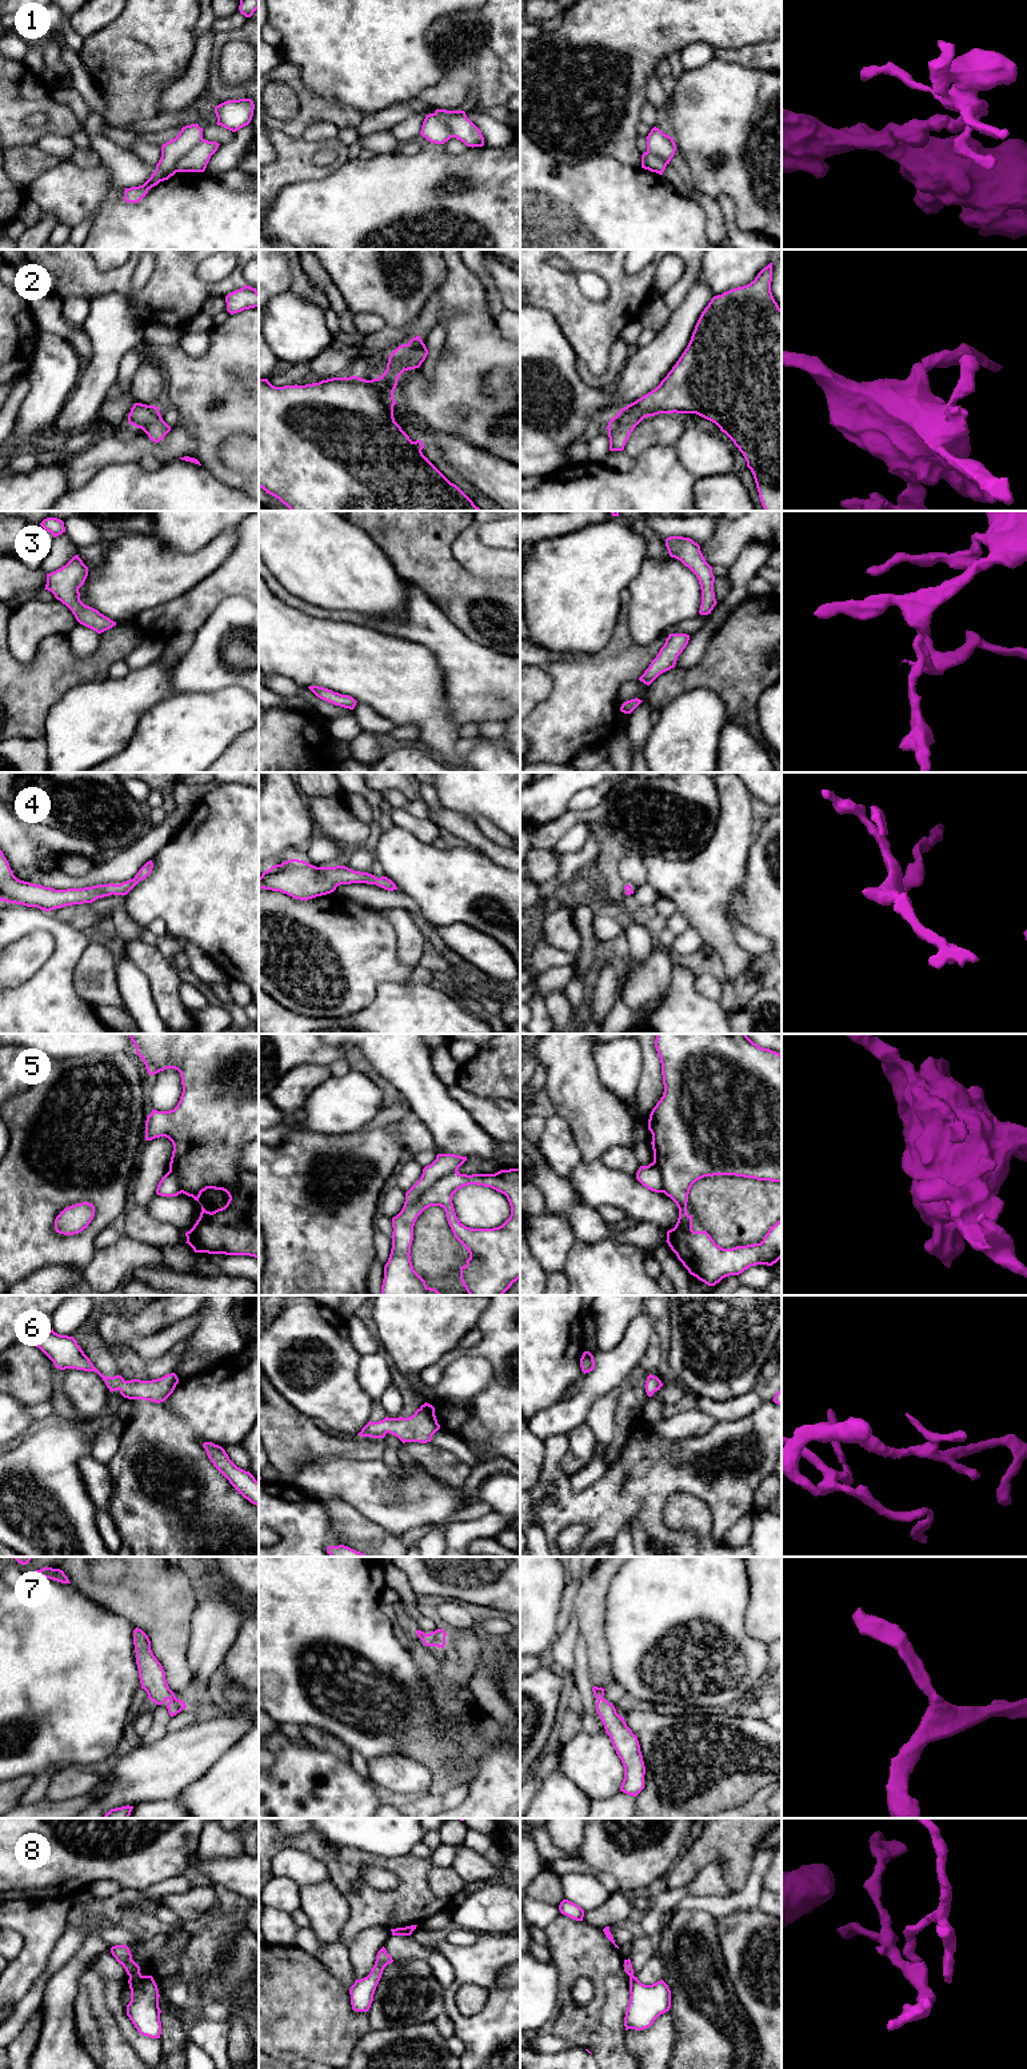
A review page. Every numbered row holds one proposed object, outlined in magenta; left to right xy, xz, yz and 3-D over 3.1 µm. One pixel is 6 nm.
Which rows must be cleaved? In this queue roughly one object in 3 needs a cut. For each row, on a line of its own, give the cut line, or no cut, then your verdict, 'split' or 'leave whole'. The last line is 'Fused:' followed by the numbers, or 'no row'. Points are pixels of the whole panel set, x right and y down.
1: xy (203, 139), (179, 159), (176, 171) | split
2: no cut | leave whole
3: no cut | leave whole
4: no cut | leave whole
5: xz (456, 1170), (438, 1178), (403, 1209) | split
6: no cut | leave whole
7: no cut | leave whole
8: xy (140, 1974), (130, 1977) | split
Fused: 1, 5, 8

